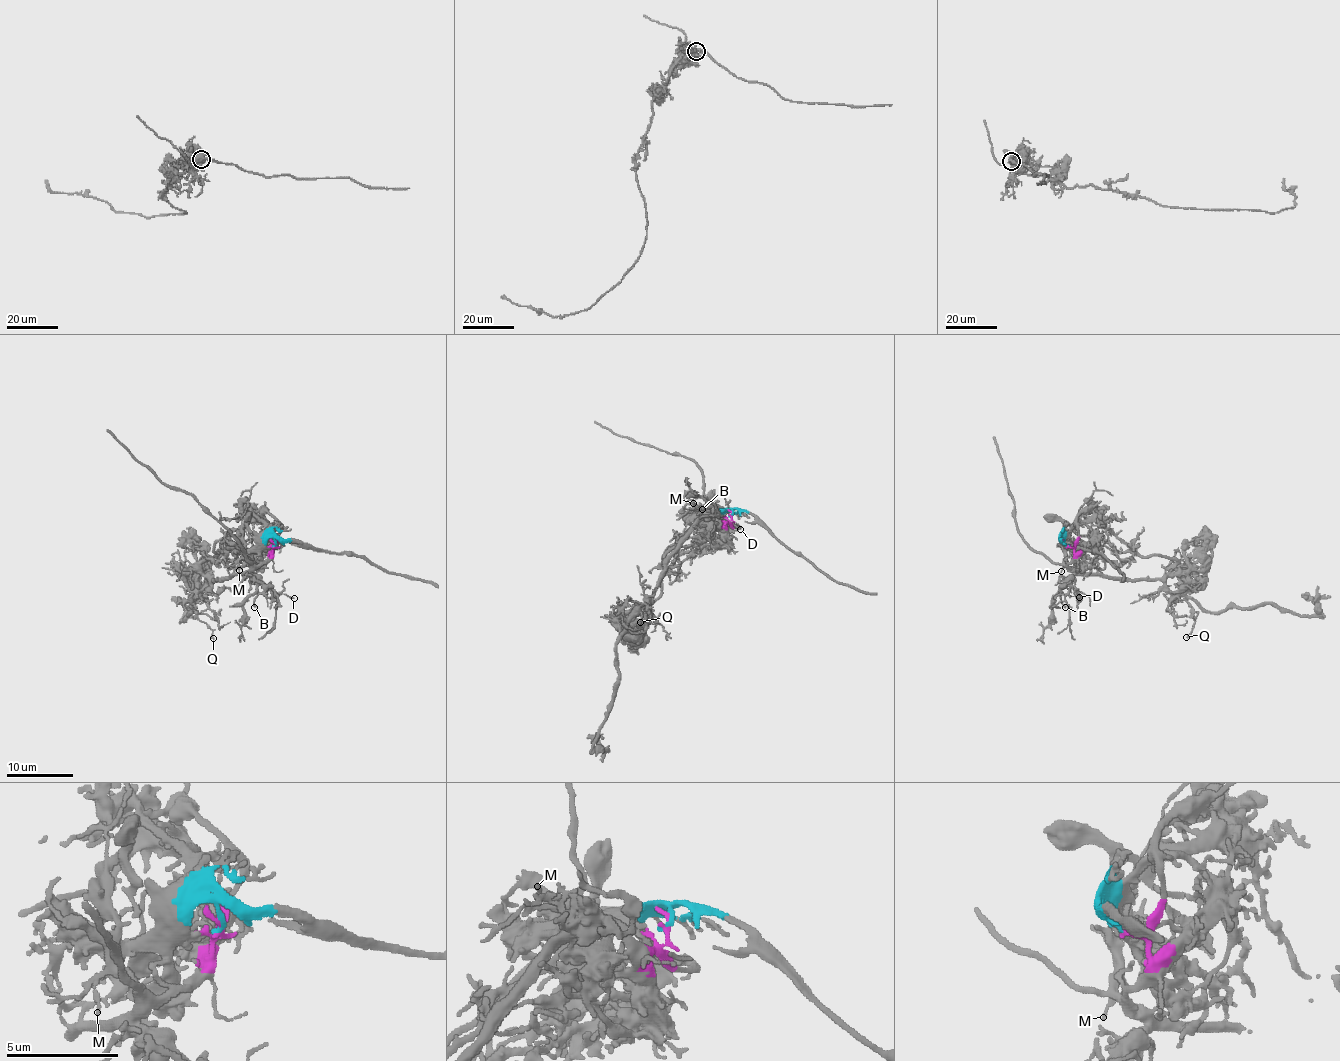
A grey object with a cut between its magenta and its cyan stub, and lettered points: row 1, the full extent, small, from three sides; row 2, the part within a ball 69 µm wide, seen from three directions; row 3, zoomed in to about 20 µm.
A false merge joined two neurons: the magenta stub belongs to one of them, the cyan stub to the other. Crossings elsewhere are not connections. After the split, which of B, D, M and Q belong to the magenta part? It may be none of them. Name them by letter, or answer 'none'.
B, D, M, Q

